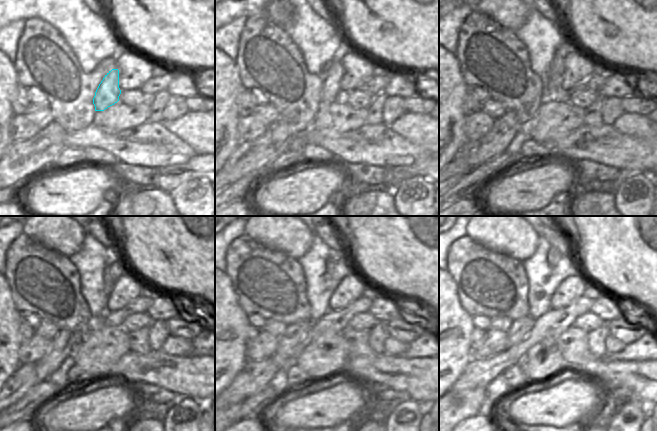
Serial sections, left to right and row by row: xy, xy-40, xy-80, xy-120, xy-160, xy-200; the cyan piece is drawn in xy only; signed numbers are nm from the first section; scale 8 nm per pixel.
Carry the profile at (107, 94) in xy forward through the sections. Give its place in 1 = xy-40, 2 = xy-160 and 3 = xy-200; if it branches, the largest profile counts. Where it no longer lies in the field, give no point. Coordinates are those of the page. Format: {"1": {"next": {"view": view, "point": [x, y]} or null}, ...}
{"1": {"next": {"view": "xy-40", "point": [332, 72]}}, "2": {"next": {"view": "xy-160", "point": [330, 263]}}, "3": {"next": {"view": "xy-200", "point": [553, 256]}}}

